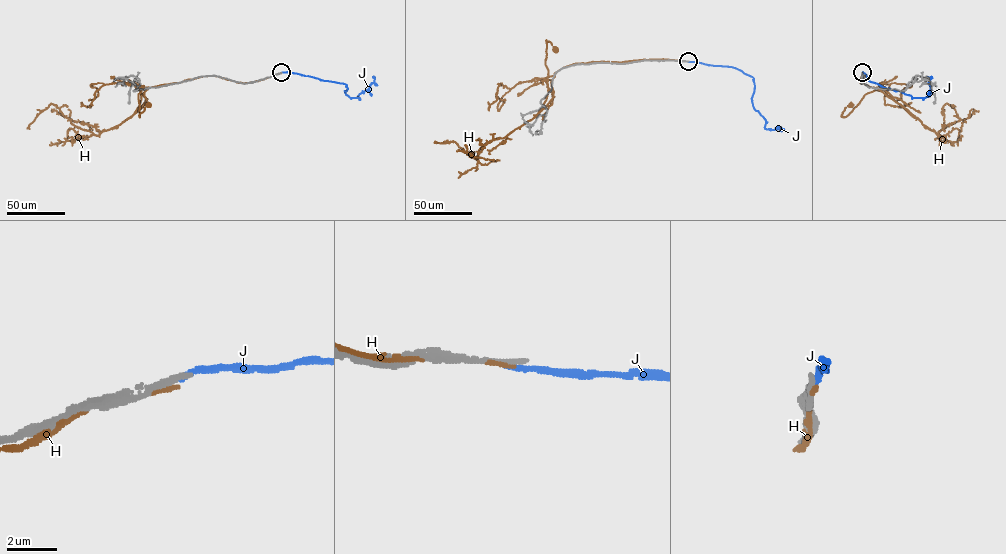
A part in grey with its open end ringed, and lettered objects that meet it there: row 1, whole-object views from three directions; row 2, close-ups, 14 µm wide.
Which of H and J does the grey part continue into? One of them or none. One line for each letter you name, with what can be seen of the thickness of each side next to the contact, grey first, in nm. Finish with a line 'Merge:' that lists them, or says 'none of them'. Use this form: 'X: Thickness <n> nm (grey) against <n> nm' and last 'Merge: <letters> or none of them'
Merge: none of them

